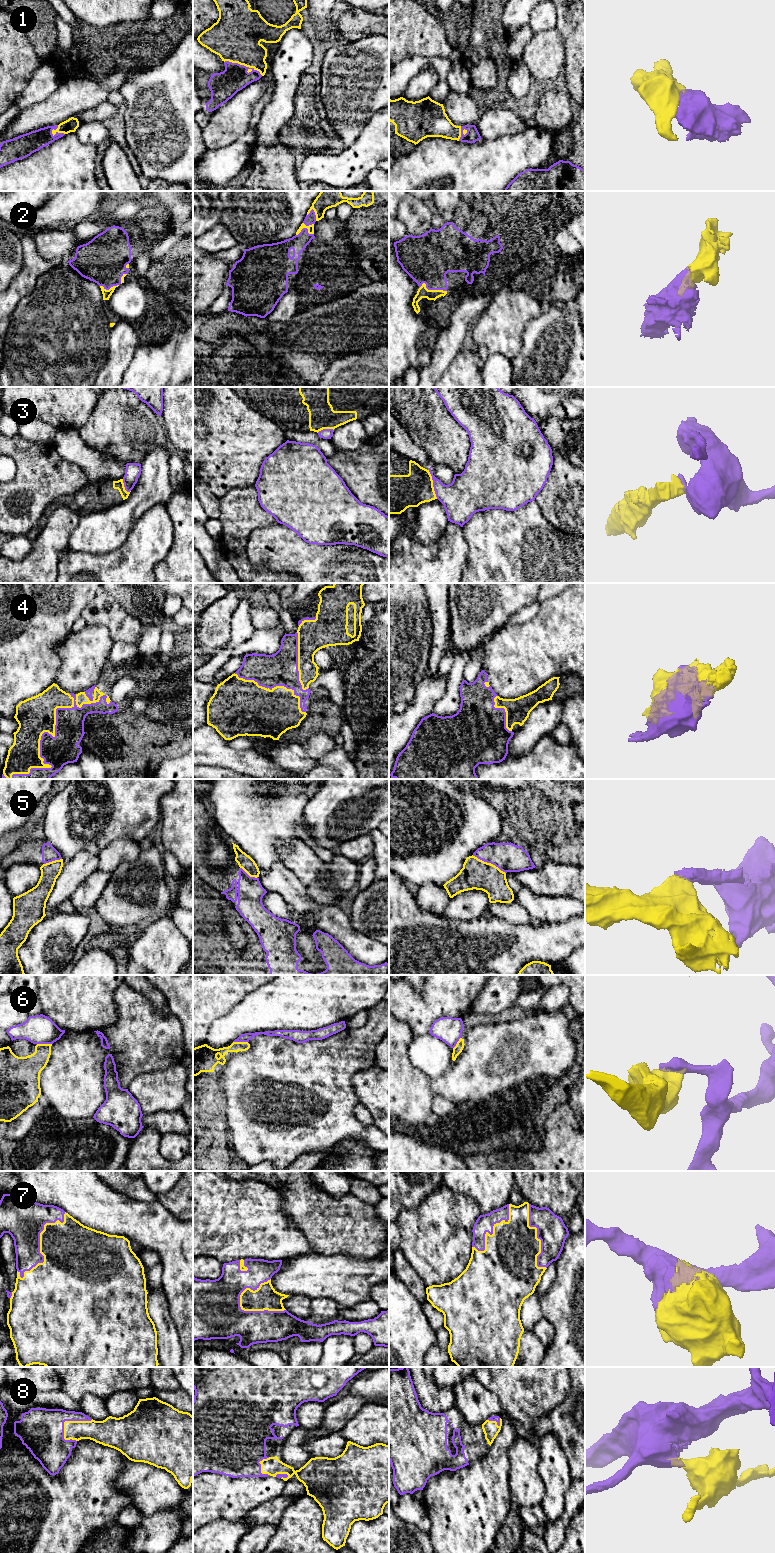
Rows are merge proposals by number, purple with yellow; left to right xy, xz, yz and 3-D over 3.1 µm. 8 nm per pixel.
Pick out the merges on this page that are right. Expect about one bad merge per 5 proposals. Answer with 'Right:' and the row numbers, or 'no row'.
Right: 1, 2, 4, 7, 8

